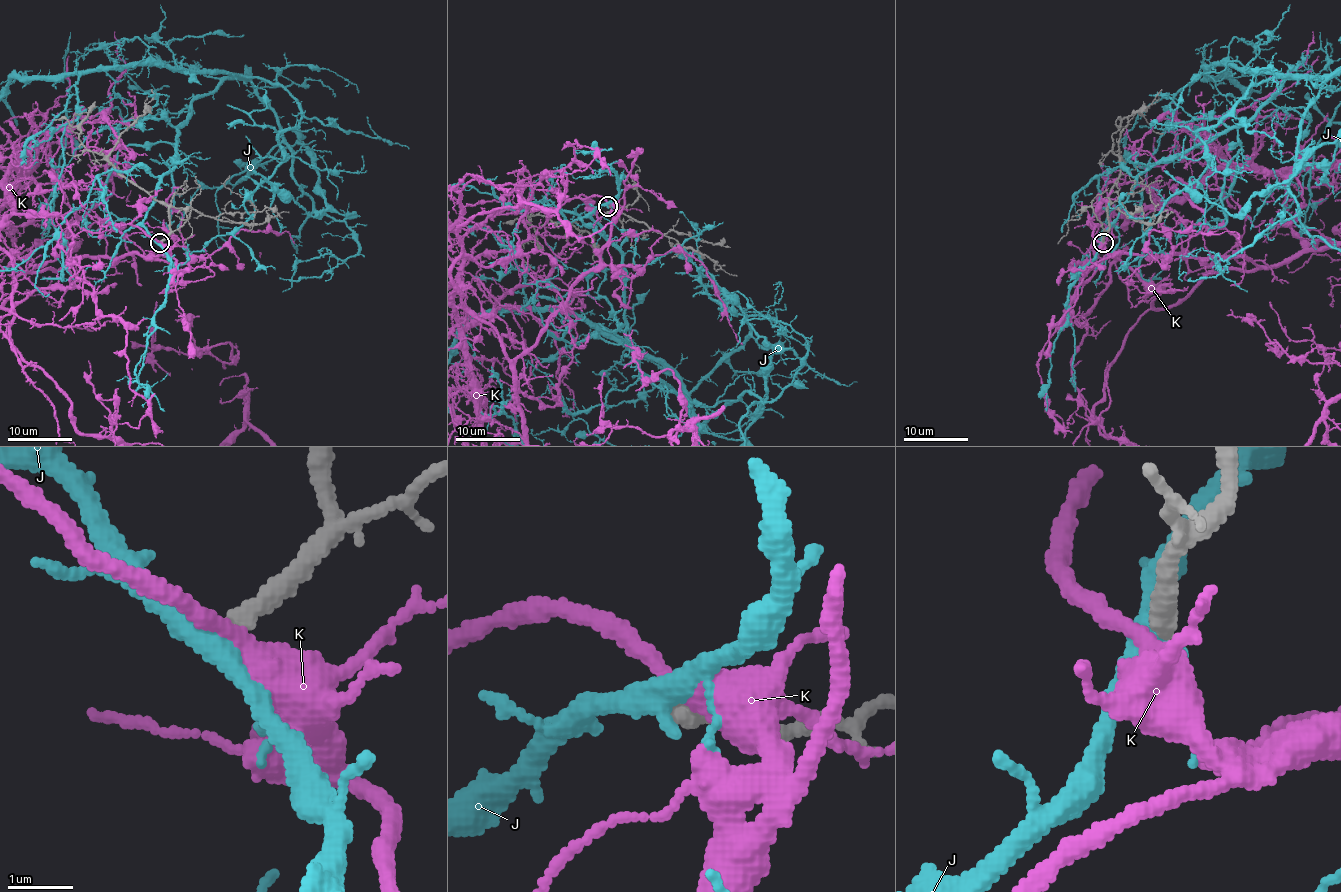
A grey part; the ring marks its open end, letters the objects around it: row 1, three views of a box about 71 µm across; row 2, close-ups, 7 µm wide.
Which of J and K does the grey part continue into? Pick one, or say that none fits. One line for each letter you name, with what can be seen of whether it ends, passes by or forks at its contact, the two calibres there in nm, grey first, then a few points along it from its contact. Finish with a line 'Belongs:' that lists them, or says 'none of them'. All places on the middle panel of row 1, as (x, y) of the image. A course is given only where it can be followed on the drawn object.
Belongs: none of them

